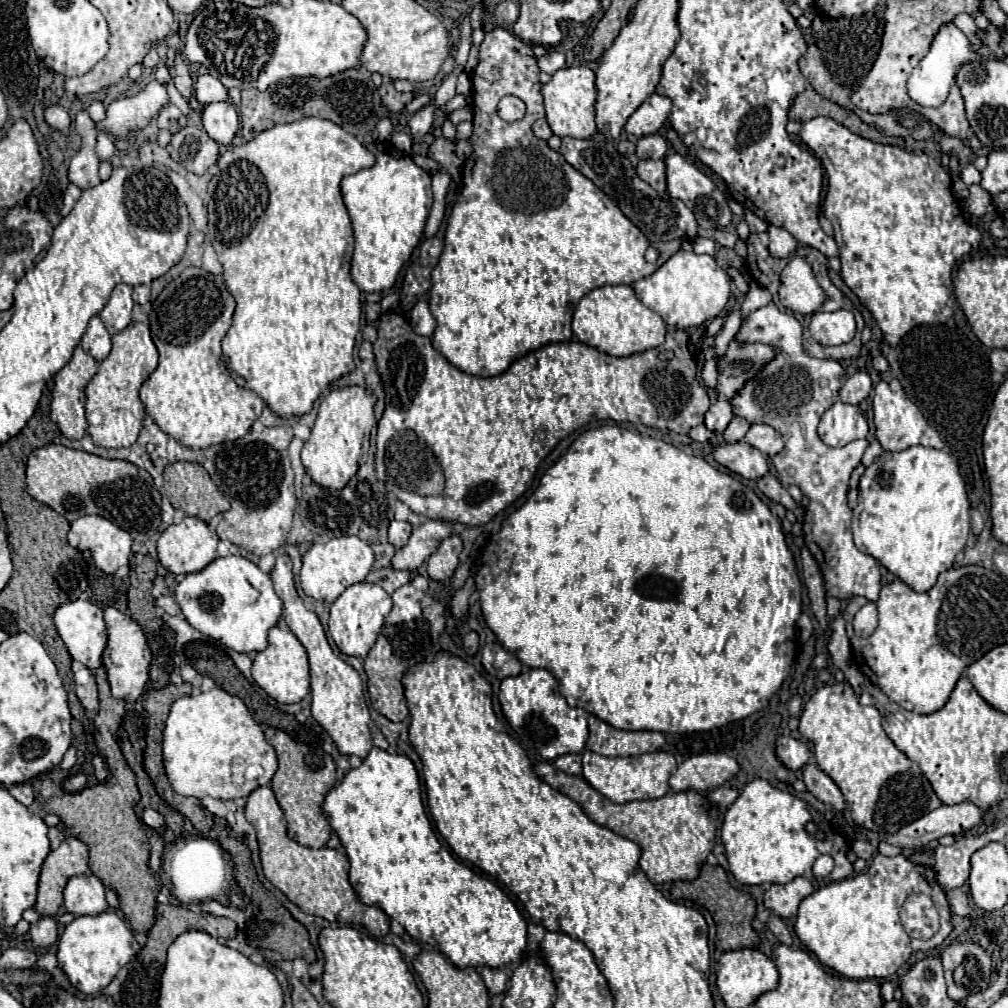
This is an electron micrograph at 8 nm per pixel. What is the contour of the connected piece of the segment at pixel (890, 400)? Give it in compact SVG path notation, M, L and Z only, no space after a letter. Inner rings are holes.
M892 379L890 383L882 380L882 382L874 388L872 410L874 410L876 438L878 438L880 446L882 446L886 452L902 452L902 450L916 445L942 449L944 447L944 441L938 431L926 422L926 419L922 416L922 412L918 410L918 406L916 406L912 400L908 400L908 396L906 396L902 390L904 391L897 379Z

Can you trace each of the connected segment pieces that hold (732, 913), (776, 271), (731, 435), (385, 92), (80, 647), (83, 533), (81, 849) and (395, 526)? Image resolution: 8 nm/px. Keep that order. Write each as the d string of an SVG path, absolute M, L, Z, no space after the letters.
M704 864L702 872L696 880L692 880L692 882L674 882L672 884L672 896L676 900L684 898L684 900L690 900L698 906L704 906L712 914L712 918L716 922L716 930L718 930L716 948L720 948L722 952L740 950L740 948L758 948L760 940L758 940L758 934L752 928L756 902L748 892L742 892L742 890L736 890L734 886L730 886L722 866Z
M760 232L760 234L750 234L748 240L748 268L752 278L770 290L770 294L774 296L774 302L780 306L778 302L778 286L780 286L780 272L784 270L784 266L790 262L790 258L772 258L768 254L768 234Z
M734 416L732 422L728 424L728 428L724 430L724 440L726 440L726 442L740 442L740 440L746 436L748 428L750 428L750 424L748 424L744 418Z
M384 80L384 82L382 82L382 86L378 88L378 94L380 94L380 98L382 98L382 104L384 104L390 112L394 112L394 114L404 112L406 104L414 98L412 92L398 92L398 90L392 86L390 80Z
M74 600L74 602L62 604L54 616L56 616L56 630L64 640L70 656L82 662L84 666L88 666L90 670L96 670L102 664L102 652L106 648L106 626L102 618L102 608L98 608L92 602Z
M80 516L74 520L68 542L82 552L90 550L94 564L106 574L114 574L120 566L126 566L132 556L130 534L102 516Z
M68 836L56 850L52 850L40 870L38 898L34 910L40 916L56 916L62 906L62 892L66 882L76 874L88 872L88 848L74 836Z
M390 522L390 528L388 528L388 540L394 548L402 548L408 538L410 538L410 532L412 532L412 526L408 522Z

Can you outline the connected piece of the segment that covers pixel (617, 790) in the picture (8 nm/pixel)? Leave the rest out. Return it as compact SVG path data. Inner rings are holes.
M584 752L584 778L616 804L626 804L632 800L652 800L662 798L668 792L668 778L676 770L676 758L668 752L650 752L634 758L608 758L596 752Z

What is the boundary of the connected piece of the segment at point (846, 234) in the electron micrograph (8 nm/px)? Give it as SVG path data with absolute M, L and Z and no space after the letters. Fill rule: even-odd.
M820 116L804 122L800 138L822 162L828 174L824 216L834 222L834 240L839 248L842 280L872 312L884 340L890 346L896 346L914 326L944 324L952 319L955 304L946 304L953 297L950 286L952 266L969 254L973 246L977 249L982 236L964 220L952 192L950 174L926 154L916 156L898 146L876 144L852 134L832 118Z

